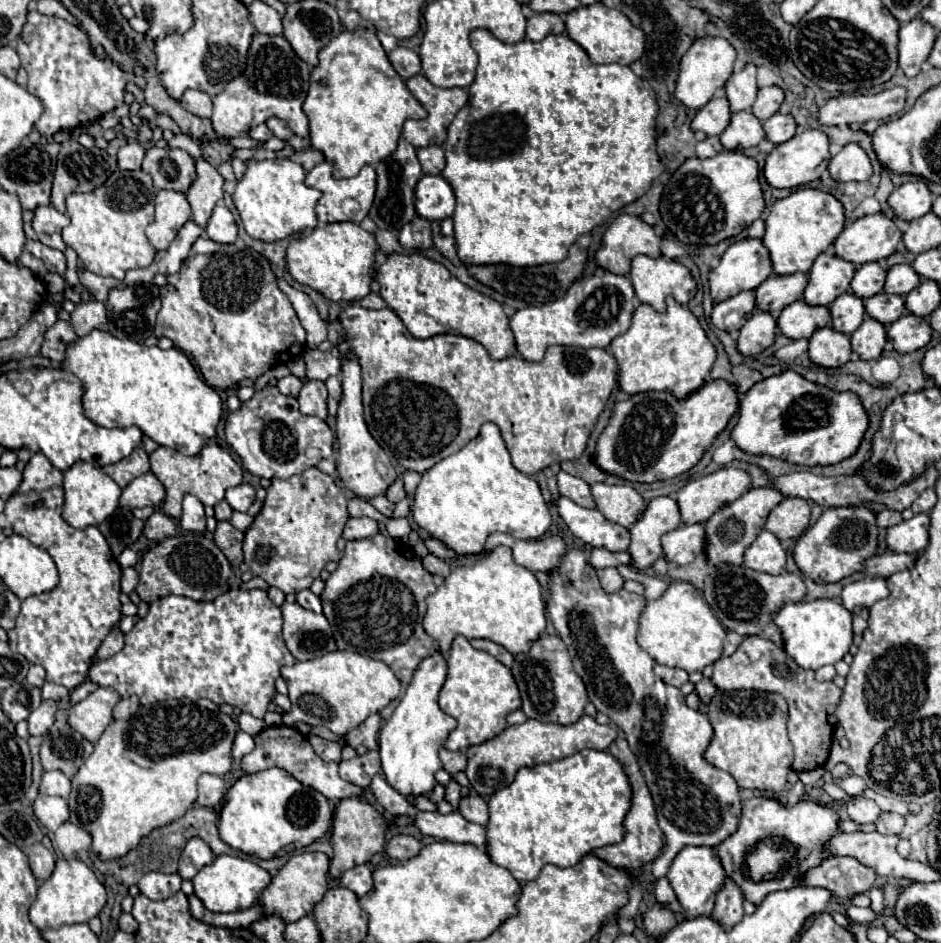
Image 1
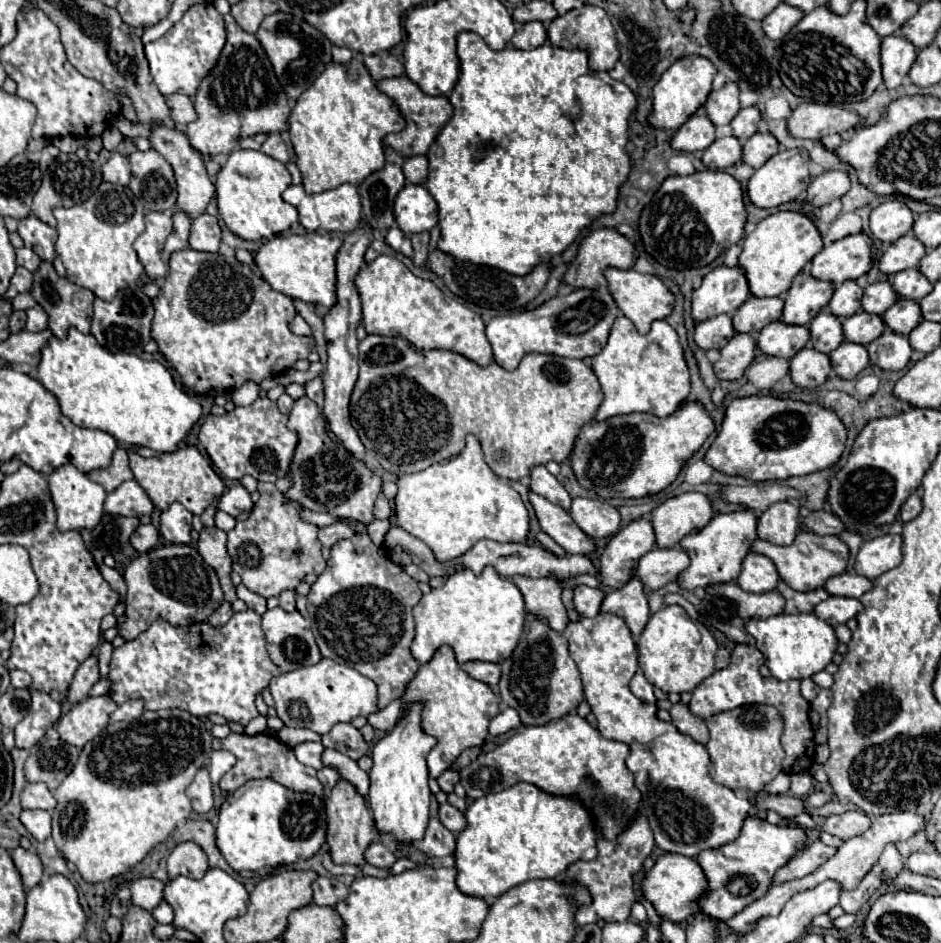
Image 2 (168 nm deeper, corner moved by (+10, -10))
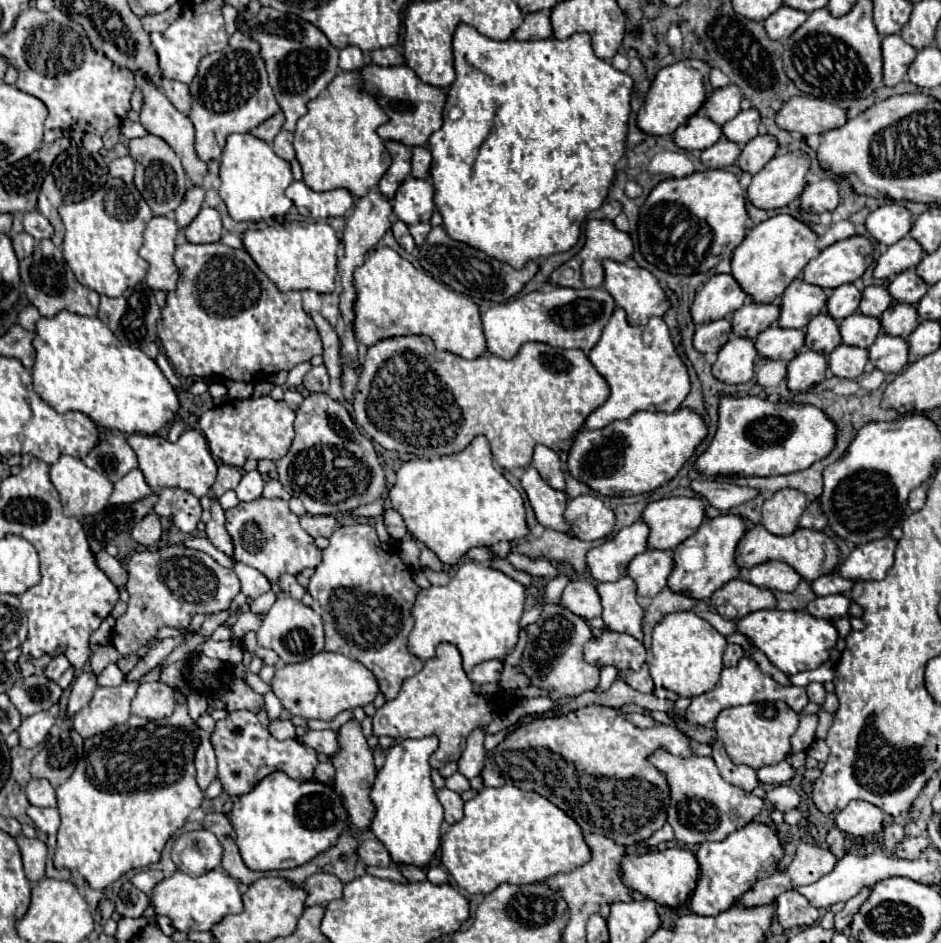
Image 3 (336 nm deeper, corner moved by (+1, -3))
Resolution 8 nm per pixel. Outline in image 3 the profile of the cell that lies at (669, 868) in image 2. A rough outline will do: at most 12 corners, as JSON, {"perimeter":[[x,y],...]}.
{"perimeter":[[680,847],[626,855],[630,889],[672,909],[688,905],[698,859]]}

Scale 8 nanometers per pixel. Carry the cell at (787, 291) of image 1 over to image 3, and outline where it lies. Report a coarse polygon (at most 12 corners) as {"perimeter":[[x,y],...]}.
{"perimeter":[[746,301],[732,319],[740,337],[756,339],[776,323],[776,303]]}

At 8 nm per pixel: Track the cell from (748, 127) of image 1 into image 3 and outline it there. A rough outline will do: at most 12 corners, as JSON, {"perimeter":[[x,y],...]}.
{"perimeter":[[720,137],[702,151],[704,167],[736,163],[742,147]]}

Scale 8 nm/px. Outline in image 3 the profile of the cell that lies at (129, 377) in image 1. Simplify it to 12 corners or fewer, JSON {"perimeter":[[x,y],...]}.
{"perimeter":[[98,317],[36,325],[34,389],[58,413],[156,435],[178,393]]}

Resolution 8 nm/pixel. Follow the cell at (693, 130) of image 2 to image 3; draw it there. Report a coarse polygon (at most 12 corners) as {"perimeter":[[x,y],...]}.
{"perimeter":[[696,113],[676,129],[674,143],[704,151],[722,137],[722,127]]}

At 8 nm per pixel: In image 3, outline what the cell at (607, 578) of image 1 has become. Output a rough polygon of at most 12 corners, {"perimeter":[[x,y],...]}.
{"perimeter":[[574,579],[562,605],[582,619],[602,615],[596,583]]}

